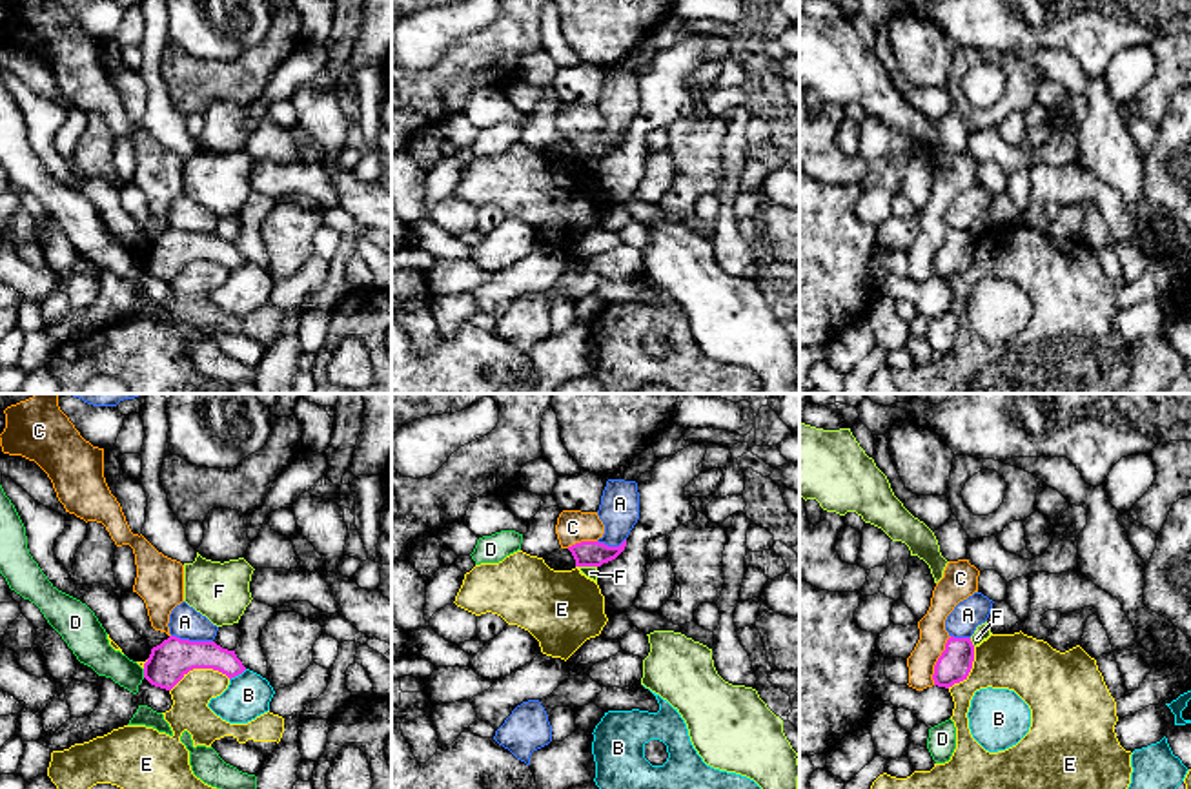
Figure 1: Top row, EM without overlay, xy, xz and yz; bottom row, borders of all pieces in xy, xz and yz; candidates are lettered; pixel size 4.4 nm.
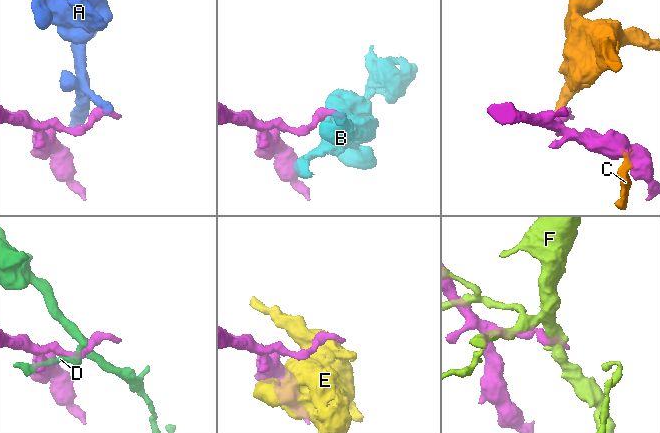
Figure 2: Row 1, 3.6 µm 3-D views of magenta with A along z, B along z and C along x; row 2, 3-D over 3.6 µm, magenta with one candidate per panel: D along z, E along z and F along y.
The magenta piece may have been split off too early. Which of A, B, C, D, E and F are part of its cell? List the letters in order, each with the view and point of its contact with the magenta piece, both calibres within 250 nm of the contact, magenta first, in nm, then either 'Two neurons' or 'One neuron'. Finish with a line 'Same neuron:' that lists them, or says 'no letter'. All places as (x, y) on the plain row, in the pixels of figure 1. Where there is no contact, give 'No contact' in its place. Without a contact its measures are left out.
A: Touches magenta at xy (192, 234). Thickness 180 nm (magenta) against 140 nm. Two neurons
B: Touches magenta at xy (237, 266). Thickness 140 nm (magenta) against 200 nm. Two neurons
C: Touches magenta at yz (938, 252). Thickness 150 nm (magenta) against 130 nm. Two neurons
D: Touches magenta at xy (144, 265). Thickness 180 nm (magenta) against 150 nm. Two neurons
E: Touches magenta at xy (199, 259). Thickness 180 nm (magenta) against 170 nm. Two neurons
F: Touches magenta at yz (971, 234). Thickness 150 nm (magenta) against 70 nm. Two neurons
Same neuron: no letter

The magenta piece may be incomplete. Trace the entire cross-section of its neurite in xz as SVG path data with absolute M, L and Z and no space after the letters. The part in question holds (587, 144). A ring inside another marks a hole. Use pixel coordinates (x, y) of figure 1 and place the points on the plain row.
M626 131L619 138L608 138L599 133L581 133L568 138L568 142L575 151L575 159L601 159L603 155L616 151L625 138Z

